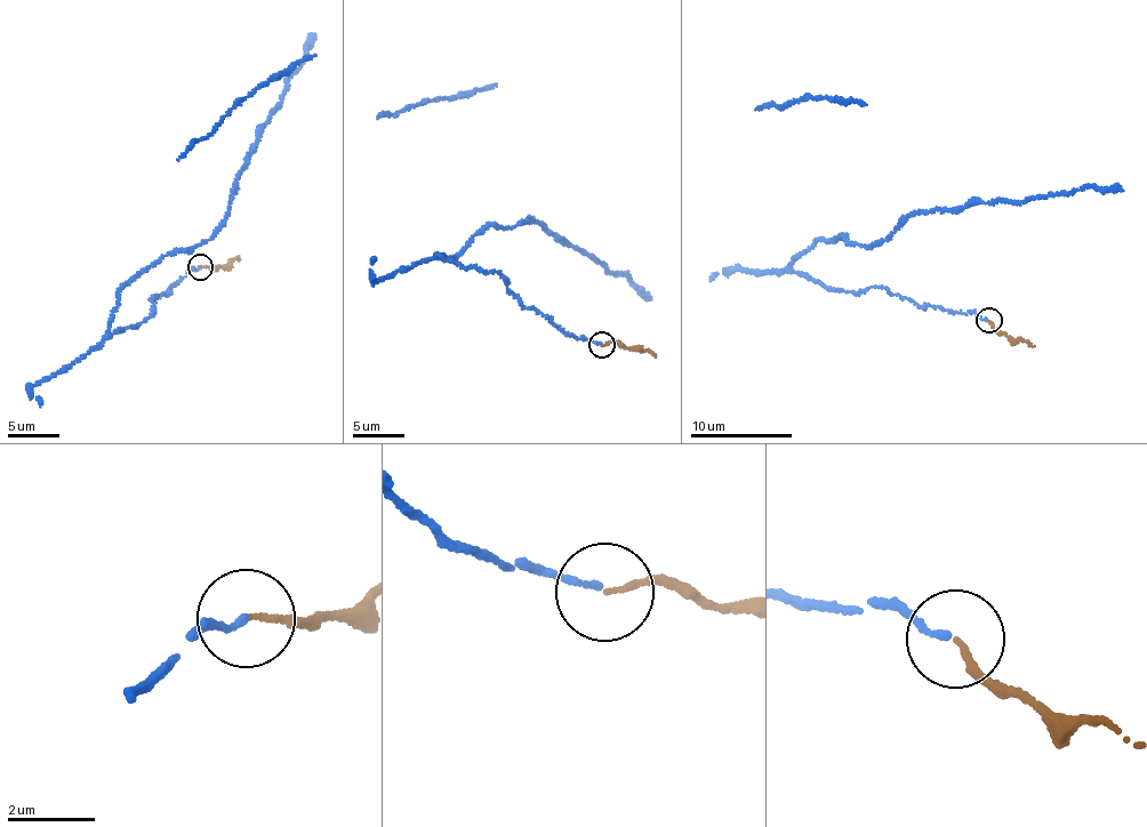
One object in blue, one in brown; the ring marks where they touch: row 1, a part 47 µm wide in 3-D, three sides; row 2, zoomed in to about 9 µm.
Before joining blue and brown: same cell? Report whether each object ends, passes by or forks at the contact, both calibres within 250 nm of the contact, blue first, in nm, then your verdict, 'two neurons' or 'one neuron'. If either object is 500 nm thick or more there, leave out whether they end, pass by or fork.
blue ends; brown ends; calibres 140 and 120 nm; one neuron

